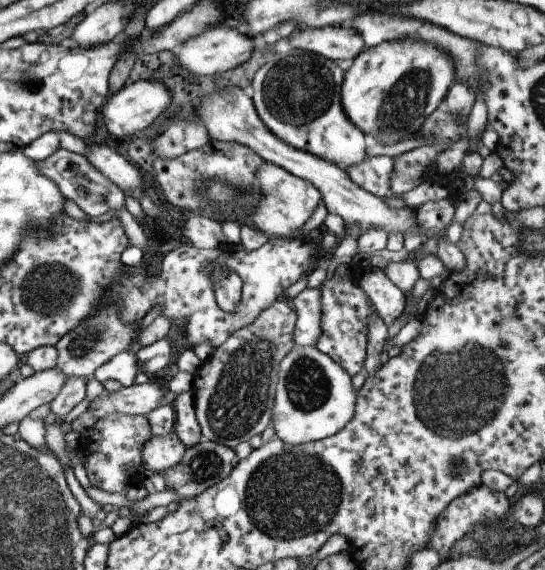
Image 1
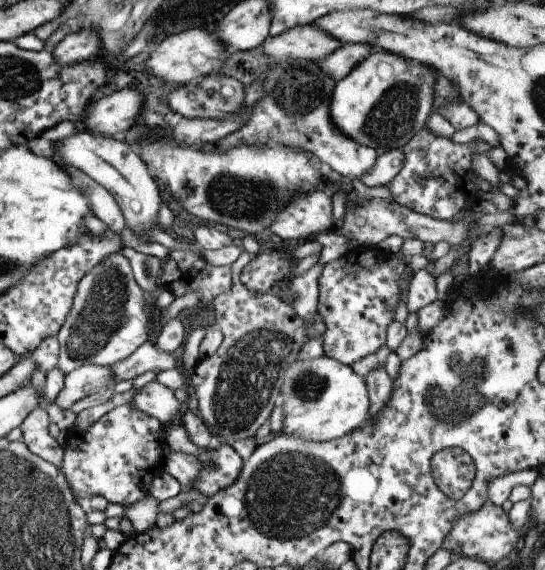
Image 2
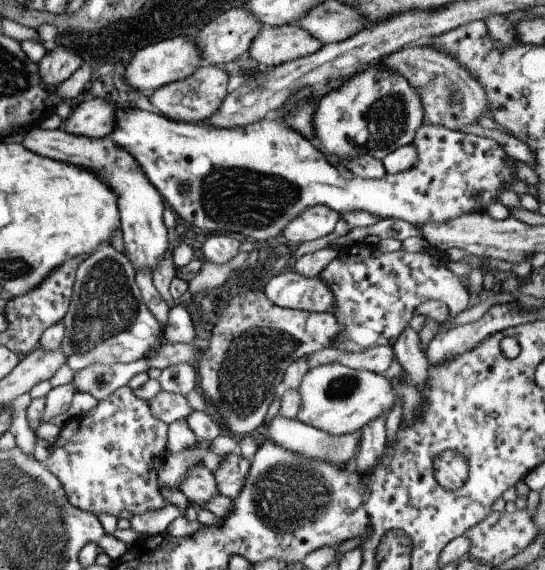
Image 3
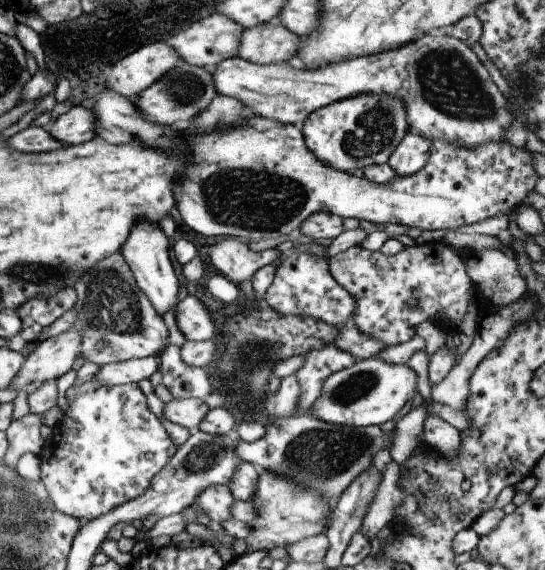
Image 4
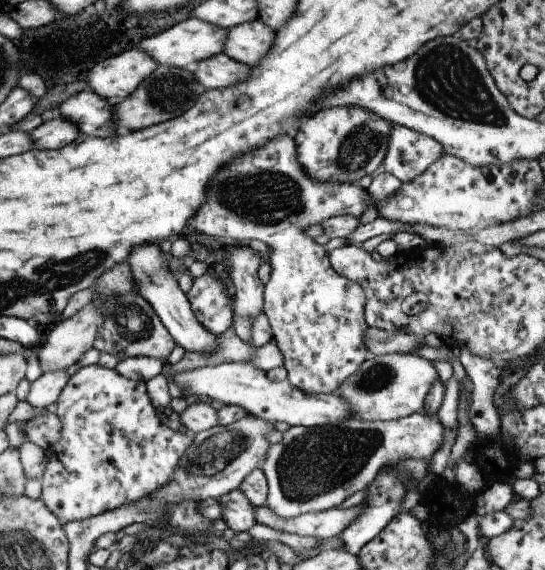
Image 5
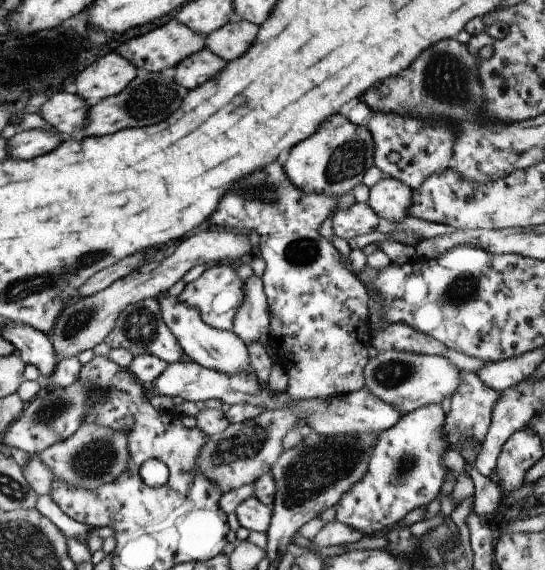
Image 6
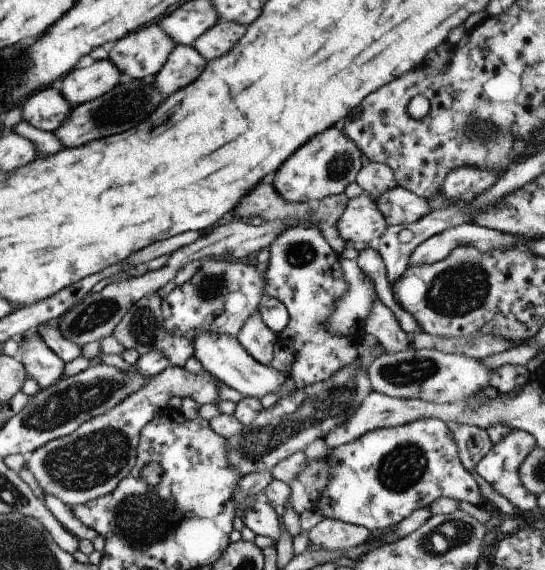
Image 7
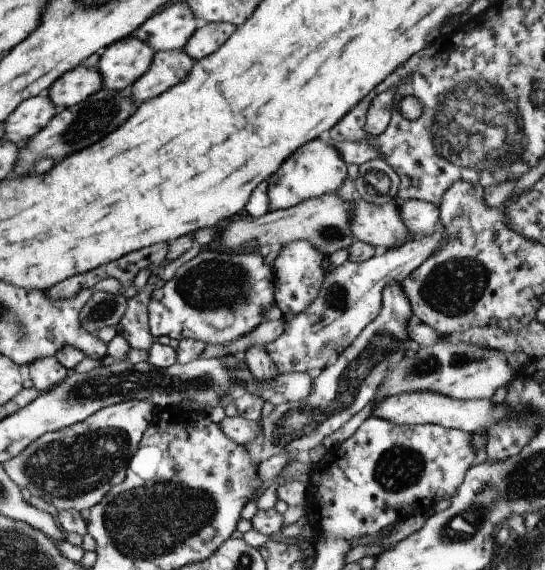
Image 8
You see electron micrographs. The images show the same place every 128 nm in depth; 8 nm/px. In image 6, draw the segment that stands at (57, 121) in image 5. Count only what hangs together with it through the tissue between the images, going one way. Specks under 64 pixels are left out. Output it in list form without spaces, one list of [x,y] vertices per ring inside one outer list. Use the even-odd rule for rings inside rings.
[[[34,128],[16,133],[8,139],[8,157],[30,160],[42,156],[62,142],[60,132],[47,128]]]

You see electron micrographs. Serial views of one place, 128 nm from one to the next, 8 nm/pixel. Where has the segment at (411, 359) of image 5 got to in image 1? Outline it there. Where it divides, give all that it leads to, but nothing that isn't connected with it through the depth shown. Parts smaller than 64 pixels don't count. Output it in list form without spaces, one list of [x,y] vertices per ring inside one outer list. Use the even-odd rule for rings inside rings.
[[[314,346],[295,347],[280,363],[271,420],[276,437],[296,446],[332,436],[350,422],[357,398],[352,377],[333,358]]]

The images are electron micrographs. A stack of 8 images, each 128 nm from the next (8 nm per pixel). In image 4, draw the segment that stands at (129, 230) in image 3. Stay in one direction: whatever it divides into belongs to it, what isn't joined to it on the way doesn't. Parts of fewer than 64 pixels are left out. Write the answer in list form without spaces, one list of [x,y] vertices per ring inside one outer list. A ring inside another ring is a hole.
[[[31,125],[27,129],[8,137],[8,148],[22,153],[54,152],[58,148],[64,148],[62,142],[58,142],[54,136],[50,136],[47,127]],[[138,220],[130,228],[130,236],[122,244],[120,254],[134,275],[136,286],[146,294],[156,312],[163,317],[166,312],[175,312],[178,306],[178,288],[182,285],[176,276],[176,268],[170,261],[170,242],[160,224],[150,220]]]

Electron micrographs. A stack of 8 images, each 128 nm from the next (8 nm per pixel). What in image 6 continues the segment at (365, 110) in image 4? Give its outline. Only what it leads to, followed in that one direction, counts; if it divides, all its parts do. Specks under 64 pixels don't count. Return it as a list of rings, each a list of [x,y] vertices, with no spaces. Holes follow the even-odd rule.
[[[336,114],[334,118],[330,118],[328,122],[324,122],[322,130],[318,130],[314,136],[300,142],[298,146],[294,146],[288,154],[288,160],[284,162],[286,176],[298,190],[302,190],[304,194],[326,194],[326,196],[340,196],[352,192],[358,184],[363,182],[364,174],[370,170],[371,166],[375,165],[374,138],[370,130],[366,126],[352,124],[342,114]]]

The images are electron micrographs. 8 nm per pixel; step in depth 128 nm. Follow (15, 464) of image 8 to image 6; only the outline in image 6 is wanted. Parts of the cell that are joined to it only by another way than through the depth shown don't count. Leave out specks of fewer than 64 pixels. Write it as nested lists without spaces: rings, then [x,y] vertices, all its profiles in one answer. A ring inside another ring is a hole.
[[[194,361],[167,363],[164,372],[154,380],[152,388],[145,392],[146,397],[150,398],[152,394],[162,394],[162,396],[180,396],[185,401],[196,403],[197,405],[219,405],[229,404],[252,404],[260,406],[263,411],[284,410],[290,408],[292,414],[298,414],[306,418],[306,424],[312,430],[322,434],[322,436],[340,436],[340,434],[372,434],[372,432],[382,432],[394,426],[403,416],[394,410],[394,406],[382,402],[374,394],[370,394],[363,386],[360,390],[352,391],[347,394],[335,397],[315,397],[308,400],[296,400],[290,398],[285,390],[275,394],[270,386],[263,387],[258,376],[253,372],[244,372],[244,374],[234,374],[226,376],[224,372],[212,370],[196,364]],[[83,424],[70,438],[46,448],[40,454],[40,460],[50,468],[53,478],[58,478],[74,488],[92,490],[114,482],[124,470],[128,462],[128,430],[114,432],[106,426]]]

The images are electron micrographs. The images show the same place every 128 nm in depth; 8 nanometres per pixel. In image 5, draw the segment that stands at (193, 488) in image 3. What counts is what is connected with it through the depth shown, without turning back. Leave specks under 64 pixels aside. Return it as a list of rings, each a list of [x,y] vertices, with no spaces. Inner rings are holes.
[[[232,490],[224,494],[222,498],[218,498],[217,501],[222,506],[222,520],[234,532],[250,530],[257,523],[254,507],[240,490]]]

